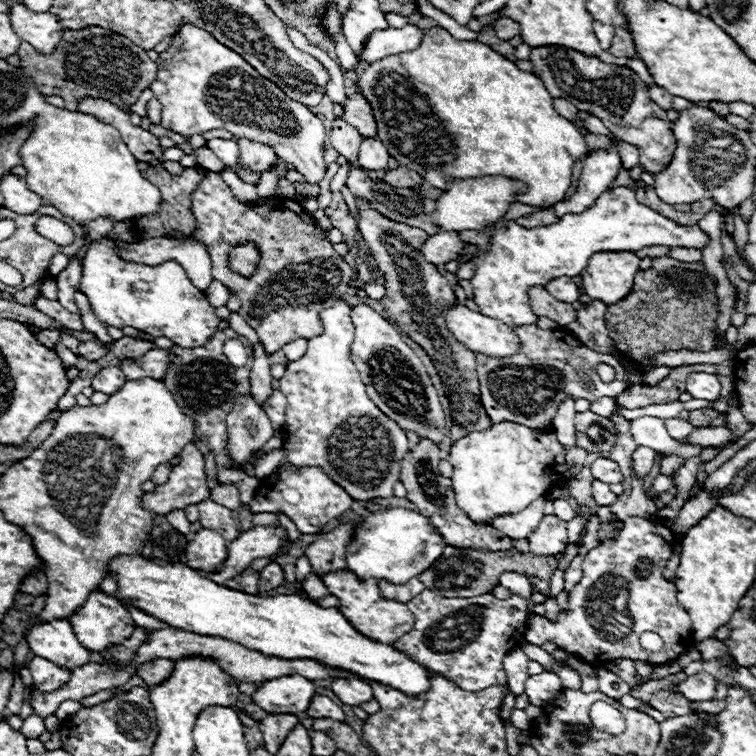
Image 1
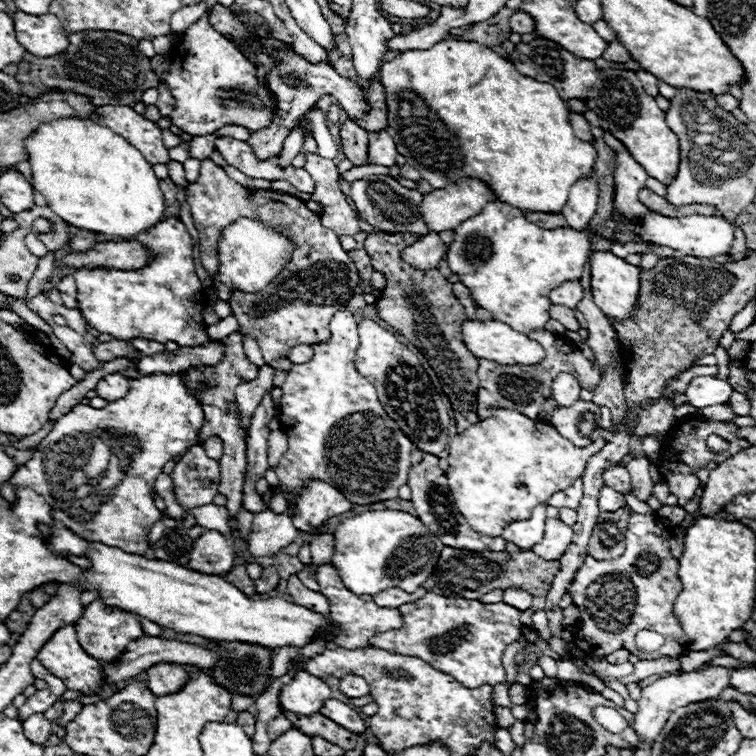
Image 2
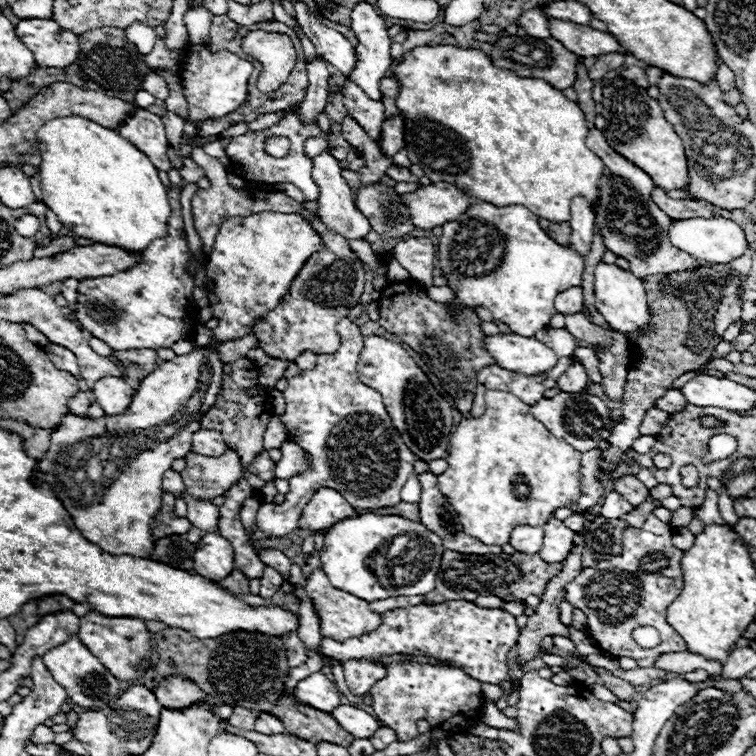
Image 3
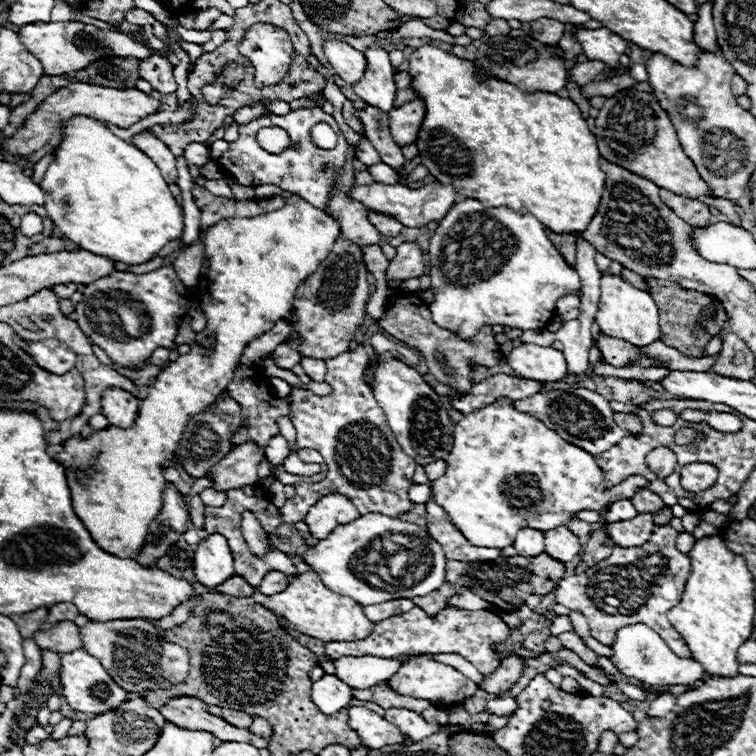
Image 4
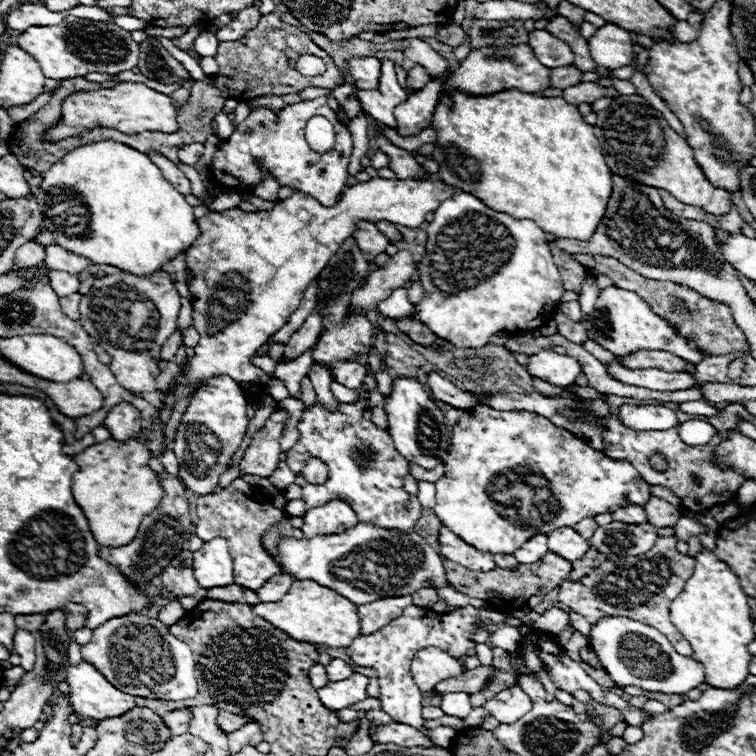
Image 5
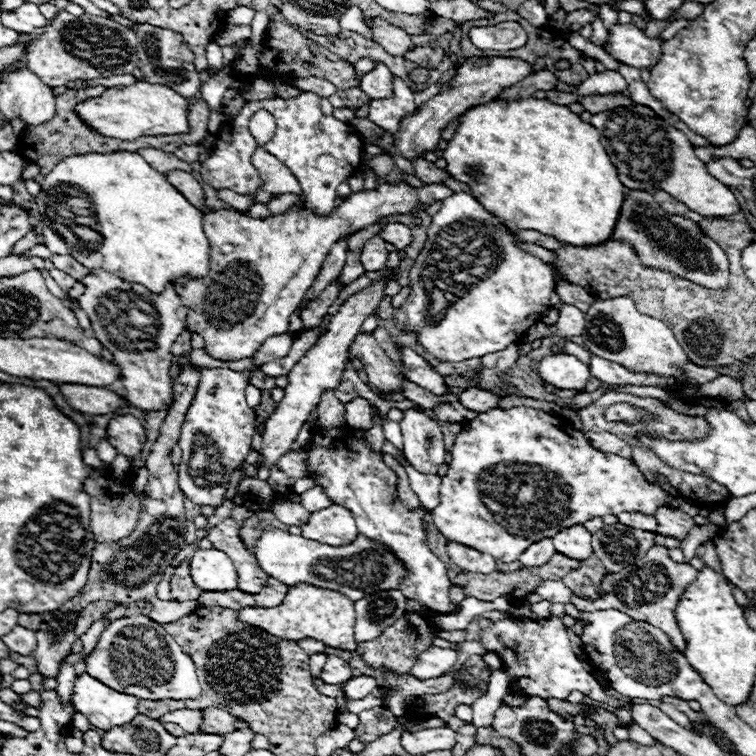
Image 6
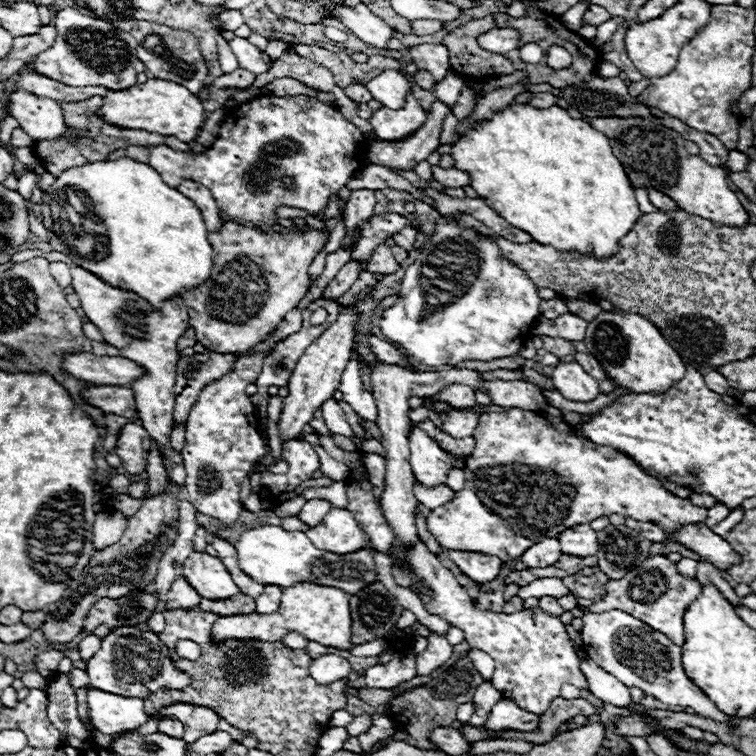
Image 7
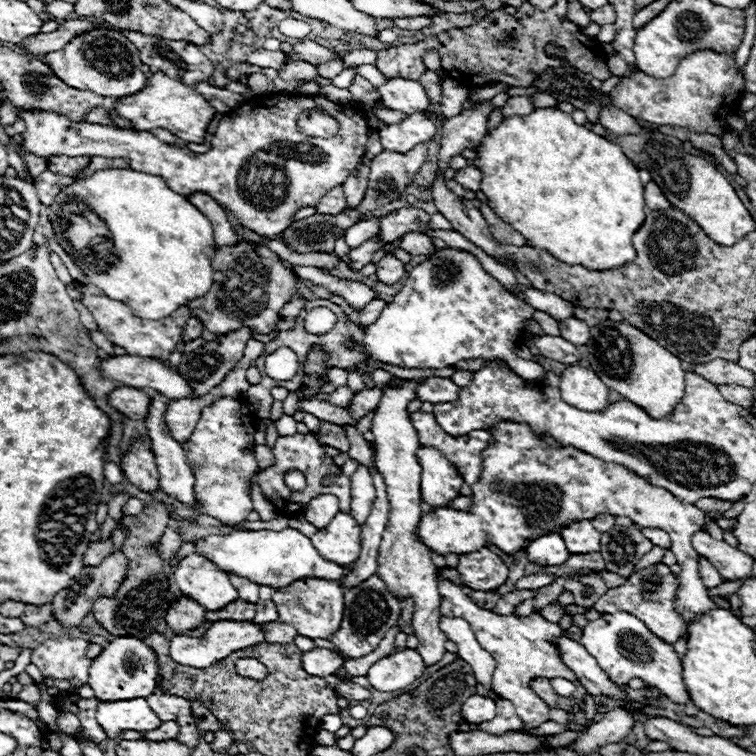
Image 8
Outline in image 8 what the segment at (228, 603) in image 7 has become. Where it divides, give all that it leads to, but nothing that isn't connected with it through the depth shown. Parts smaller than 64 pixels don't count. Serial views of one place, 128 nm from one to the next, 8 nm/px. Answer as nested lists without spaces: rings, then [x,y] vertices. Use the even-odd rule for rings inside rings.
[[[234,600],[234,604],[226,604],[226,608],[218,612],[206,612],[206,618],[212,622],[218,620],[252,620],[256,606],[246,600]]]

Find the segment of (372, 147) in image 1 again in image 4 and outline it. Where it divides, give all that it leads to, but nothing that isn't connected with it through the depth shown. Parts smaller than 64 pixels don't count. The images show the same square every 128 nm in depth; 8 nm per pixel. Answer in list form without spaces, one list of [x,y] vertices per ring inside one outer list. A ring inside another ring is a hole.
[[[414,98],[402,108],[390,110],[388,118],[390,118],[390,132],[392,132],[394,142],[400,148],[408,146],[416,140],[416,134],[424,120],[424,102],[420,98]]]

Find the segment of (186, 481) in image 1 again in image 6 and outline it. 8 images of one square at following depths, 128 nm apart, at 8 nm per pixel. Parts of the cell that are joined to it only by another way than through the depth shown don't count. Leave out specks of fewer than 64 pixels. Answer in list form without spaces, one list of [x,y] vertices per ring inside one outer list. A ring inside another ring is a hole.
[[[390,270],[386,276],[378,278],[378,280],[372,280],[370,286],[366,286],[364,290],[352,294],[338,310],[338,314],[332,316],[330,320],[330,328],[328,332],[310,348],[310,352],[306,352],[306,356],[292,368],[290,372],[290,382],[288,386],[284,388],[284,398],[282,402],[278,402],[278,408],[274,410],[274,414],[266,420],[266,428],[264,428],[264,434],[262,434],[262,448],[258,450],[260,452],[260,458],[258,458],[258,478],[260,480],[266,480],[270,476],[270,468],[274,466],[274,462],[288,452],[290,444],[296,440],[302,424],[308,420],[308,414],[310,410],[318,404],[320,400],[320,394],[324,390],[334,390],[340,382],[340,376],[344,372],[344,366],[348,364],[348,346],[350,342],[354,340],[354,336],[358,334],[362,322],[376,312],[378,304],[382,302],[384,298],[384,288],[386,288],[386,282],[394,280],[394,274],[396,270]]]

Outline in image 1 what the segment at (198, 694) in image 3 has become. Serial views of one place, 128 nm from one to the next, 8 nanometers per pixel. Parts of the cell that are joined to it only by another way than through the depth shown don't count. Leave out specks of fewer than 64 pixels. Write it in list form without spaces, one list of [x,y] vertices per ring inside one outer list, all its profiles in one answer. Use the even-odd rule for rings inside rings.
[[[156,658],[156,660],[150,660],[150,662],[140,664],[138,670],[136,670],[136,674],[148,686],[156,686],[156,684],[164,682],[172,674],[172,668],[174,668],[174,662],[172,660],[168,660],[168,658]]]

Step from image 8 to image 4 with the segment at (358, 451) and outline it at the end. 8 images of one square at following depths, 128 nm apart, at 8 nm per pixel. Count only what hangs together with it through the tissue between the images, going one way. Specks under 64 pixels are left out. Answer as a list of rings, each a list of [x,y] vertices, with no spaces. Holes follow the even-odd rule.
[[[302,358],[300,366],[304,368],[304,372],[314,380],[314,382],[322,382],[324,374],[326,374],[326,364],[324,360],[318,358]]]

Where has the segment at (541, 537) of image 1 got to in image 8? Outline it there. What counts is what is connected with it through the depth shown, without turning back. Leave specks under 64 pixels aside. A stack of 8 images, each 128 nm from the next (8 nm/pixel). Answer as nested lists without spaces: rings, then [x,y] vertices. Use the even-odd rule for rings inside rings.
[[[590,520],[574,522],[560,532],[566,548],[570,554],[586,554],[586,552],[600,552],[600,532],[592,526]]]

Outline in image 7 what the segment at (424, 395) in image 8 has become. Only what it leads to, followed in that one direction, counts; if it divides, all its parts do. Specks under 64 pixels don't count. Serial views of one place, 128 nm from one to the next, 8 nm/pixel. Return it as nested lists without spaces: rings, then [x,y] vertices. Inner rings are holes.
[[[454,384],[450,388],[444,388],[442,392],[436,394],[436,400],[448,402],[454,408],[470,408],[472,404],[476,404],[474,390],[470,386],[464,386],[464,384],[460,384],[460,386]]]

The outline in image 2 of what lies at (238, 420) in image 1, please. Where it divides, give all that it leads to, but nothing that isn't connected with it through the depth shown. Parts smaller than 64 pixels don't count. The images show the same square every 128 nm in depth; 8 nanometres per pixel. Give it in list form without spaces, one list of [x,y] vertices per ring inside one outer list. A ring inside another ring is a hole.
[[[264,364],[264,366],[258,370],[258,378],[256,378],[256,380],[246,382],[246,384],[240,384],[240,386],[236,388],[236,406],[238,406],[238,414],[240,414],[240,428],[242,428],[244,432],[248,432],[252,414],[254,414],[256,406],[260,404],[264,392],[274,388],[274,384],[272,384],[274,372],[276,372],[274,368],[270,368],[268,364]]]

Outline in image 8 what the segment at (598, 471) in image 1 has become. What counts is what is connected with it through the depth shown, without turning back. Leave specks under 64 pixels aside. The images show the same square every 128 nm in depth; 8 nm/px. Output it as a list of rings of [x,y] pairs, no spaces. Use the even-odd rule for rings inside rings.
[[[700,530],[692,538],[692,548],[704,556],[724,580],[748,580],[752,578],[754,560],[724,540],[714,540],[708,532]]]

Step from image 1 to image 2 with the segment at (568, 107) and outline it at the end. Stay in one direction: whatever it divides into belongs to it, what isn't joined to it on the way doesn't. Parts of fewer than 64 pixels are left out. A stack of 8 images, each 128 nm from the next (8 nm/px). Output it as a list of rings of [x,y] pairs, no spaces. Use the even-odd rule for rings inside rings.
[[[570,112],[570,124],[572,124],[572,128],[574,128],[578,138],[582,138],[584,142],[592,142],[594,140],[594,136],[590,132],[590,126],[588,126],[588,122],[586,122],[586,118],[582,114]]]

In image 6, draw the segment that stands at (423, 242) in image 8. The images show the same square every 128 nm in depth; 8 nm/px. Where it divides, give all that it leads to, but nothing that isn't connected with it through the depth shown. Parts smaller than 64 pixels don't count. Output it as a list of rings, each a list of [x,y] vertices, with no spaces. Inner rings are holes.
[[[386,224],[386,226],[382,228],[380,236],[382,236],[386,242],[394,244],[398,250],[404,250],[404,248],[412,242],[412,232],[410,232],[410,228],[404,226],[404,224]]]

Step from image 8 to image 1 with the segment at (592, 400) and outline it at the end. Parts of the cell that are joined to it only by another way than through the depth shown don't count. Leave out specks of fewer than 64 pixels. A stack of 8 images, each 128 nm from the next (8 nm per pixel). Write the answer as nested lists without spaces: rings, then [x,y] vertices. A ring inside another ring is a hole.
[[[458,302],[446,310],[446,326],[472,352],[482,352],[488,356],[512,356],[520,346],[520,340],[510,326],[482,316],[480,312],[472,312]]]

